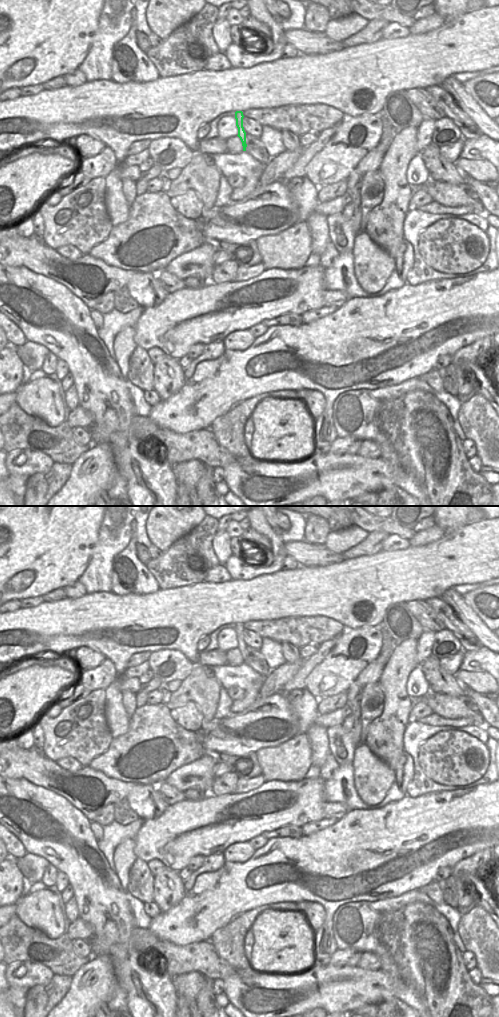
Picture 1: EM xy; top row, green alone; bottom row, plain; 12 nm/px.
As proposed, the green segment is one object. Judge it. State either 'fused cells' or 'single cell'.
single cell

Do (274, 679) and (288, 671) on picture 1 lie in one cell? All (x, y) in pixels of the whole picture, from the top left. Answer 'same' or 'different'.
same

